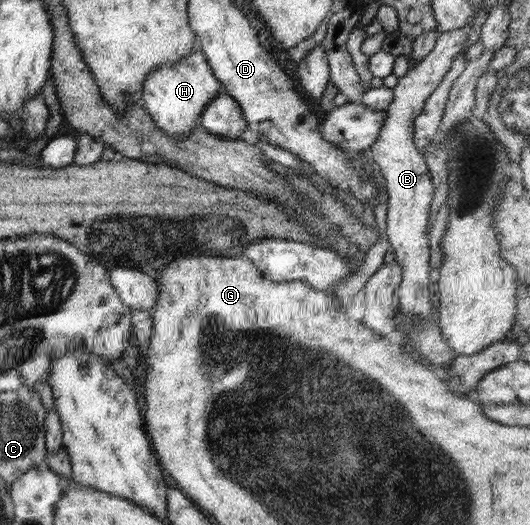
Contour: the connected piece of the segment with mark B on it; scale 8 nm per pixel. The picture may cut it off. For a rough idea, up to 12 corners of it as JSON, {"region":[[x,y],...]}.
{"region":[[474,19],[438,32],[393,87],[369,147],[386,181],[388,241],[407,320],[430,317],[434,184],[414,120]]}

